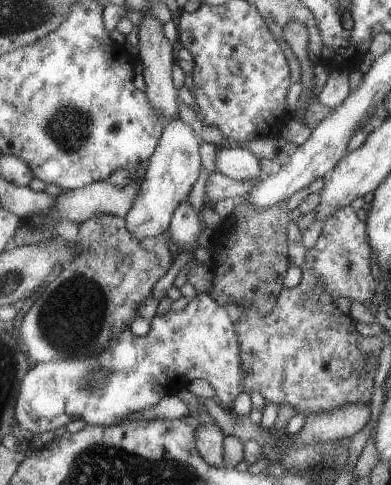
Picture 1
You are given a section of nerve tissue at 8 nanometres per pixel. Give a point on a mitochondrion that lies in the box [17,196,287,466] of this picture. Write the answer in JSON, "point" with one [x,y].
{"point":[80,297]}

